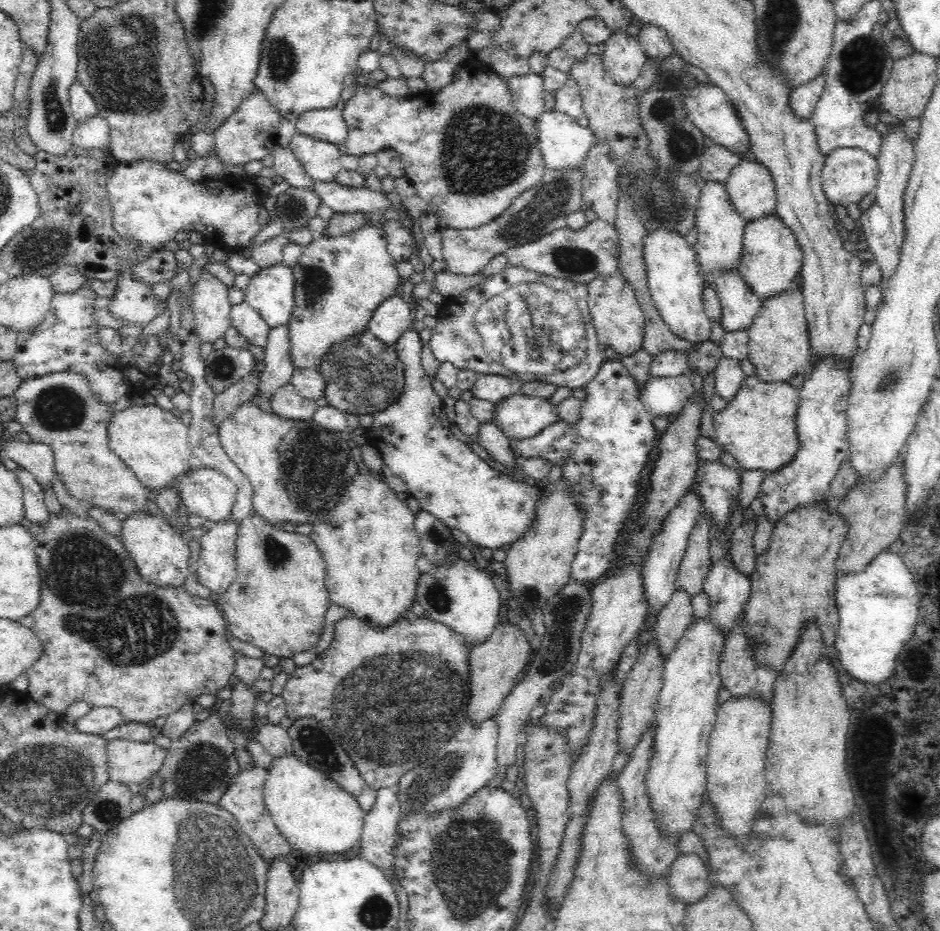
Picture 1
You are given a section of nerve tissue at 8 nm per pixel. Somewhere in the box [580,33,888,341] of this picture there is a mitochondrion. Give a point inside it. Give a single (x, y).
(681, 144)

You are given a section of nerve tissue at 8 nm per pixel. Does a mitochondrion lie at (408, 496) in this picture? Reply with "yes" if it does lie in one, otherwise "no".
no

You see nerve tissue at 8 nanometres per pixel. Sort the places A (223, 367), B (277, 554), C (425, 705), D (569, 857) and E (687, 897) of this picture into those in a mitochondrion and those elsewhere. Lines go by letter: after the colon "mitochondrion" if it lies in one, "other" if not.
A: mitochondrion
B: mitochondrion
C: mitochondrion
D: other
E: other

